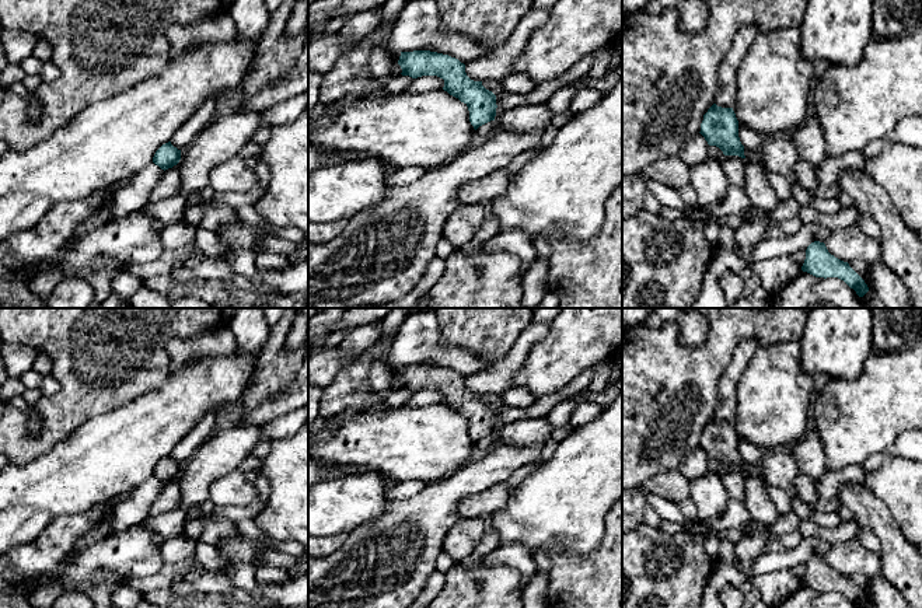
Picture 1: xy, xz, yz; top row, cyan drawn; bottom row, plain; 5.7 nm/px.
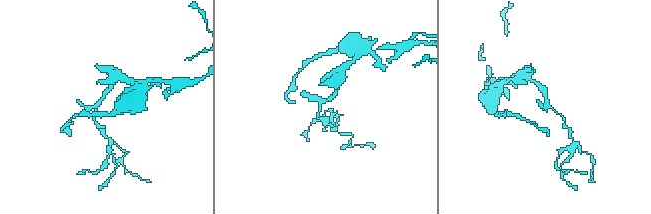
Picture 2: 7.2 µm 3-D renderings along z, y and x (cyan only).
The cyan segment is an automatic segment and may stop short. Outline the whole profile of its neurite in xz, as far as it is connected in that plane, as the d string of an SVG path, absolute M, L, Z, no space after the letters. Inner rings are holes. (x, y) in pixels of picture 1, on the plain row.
M413 364L401 366L398 378L402 382L402 389L412 392L437 389L443 392L443 403L468 420L469 436L475 444L495 434L496 409L486 403L482 395L471 394L465 387L465 378L458 373L430 364Z

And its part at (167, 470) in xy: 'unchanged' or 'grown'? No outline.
unchanged

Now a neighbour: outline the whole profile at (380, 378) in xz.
M377 359L370 371L369 377L370 387L381 396L381 401L391 409L405 406L411 398L412 391L409 389L391 389L391 374L388 366Z

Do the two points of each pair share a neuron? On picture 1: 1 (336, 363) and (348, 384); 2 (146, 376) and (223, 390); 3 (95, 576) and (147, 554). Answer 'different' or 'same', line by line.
1: different
2: different
3: same

